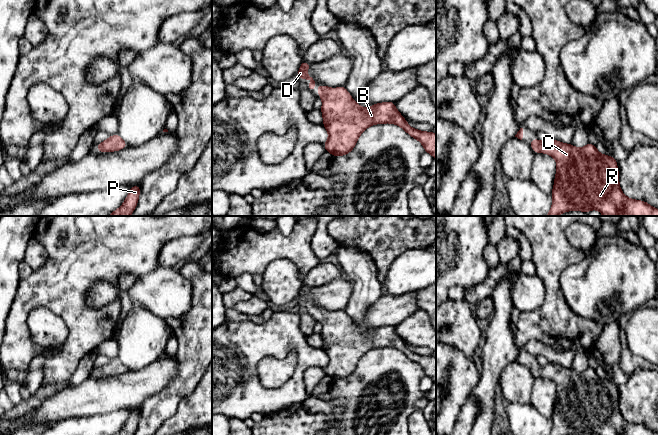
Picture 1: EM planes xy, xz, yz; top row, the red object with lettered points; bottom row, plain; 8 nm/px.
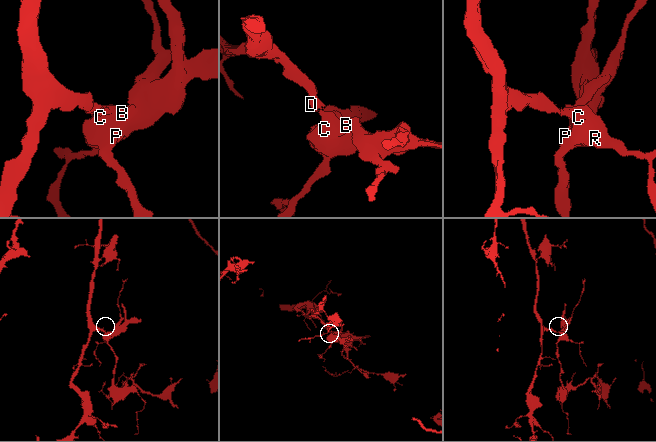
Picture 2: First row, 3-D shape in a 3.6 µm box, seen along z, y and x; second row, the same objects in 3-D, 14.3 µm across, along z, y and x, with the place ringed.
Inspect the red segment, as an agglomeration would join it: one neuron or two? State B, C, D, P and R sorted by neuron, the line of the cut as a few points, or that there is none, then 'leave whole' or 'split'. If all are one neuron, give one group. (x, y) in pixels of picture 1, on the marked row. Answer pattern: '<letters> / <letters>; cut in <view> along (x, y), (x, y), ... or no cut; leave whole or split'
B C D P R; no cut; leave whole

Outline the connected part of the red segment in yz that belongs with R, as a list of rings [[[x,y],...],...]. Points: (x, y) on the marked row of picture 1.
[[[533,138],[530,146],[534,153],[551,155],[557,163],[556,177],[552,190],[553,203],[546,216],[558,216],[561,213],[579,210],[585,213],[599,210],[603,216],[658,216],[658,209],[645,201],[626,197],[619,186],[619,172],[614,157],[602,155],[596,146],[588,142],[582,149],[572,144],[548,139],[545,142]]]

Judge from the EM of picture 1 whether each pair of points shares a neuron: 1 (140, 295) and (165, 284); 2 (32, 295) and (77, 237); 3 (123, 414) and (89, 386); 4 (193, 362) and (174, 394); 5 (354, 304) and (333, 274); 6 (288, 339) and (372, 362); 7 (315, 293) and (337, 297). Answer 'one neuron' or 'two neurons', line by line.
1: one neuron
2: one neuron
3: two neurons
4: one neuron
5: two neurons
6: two neurons
7: one neuron

